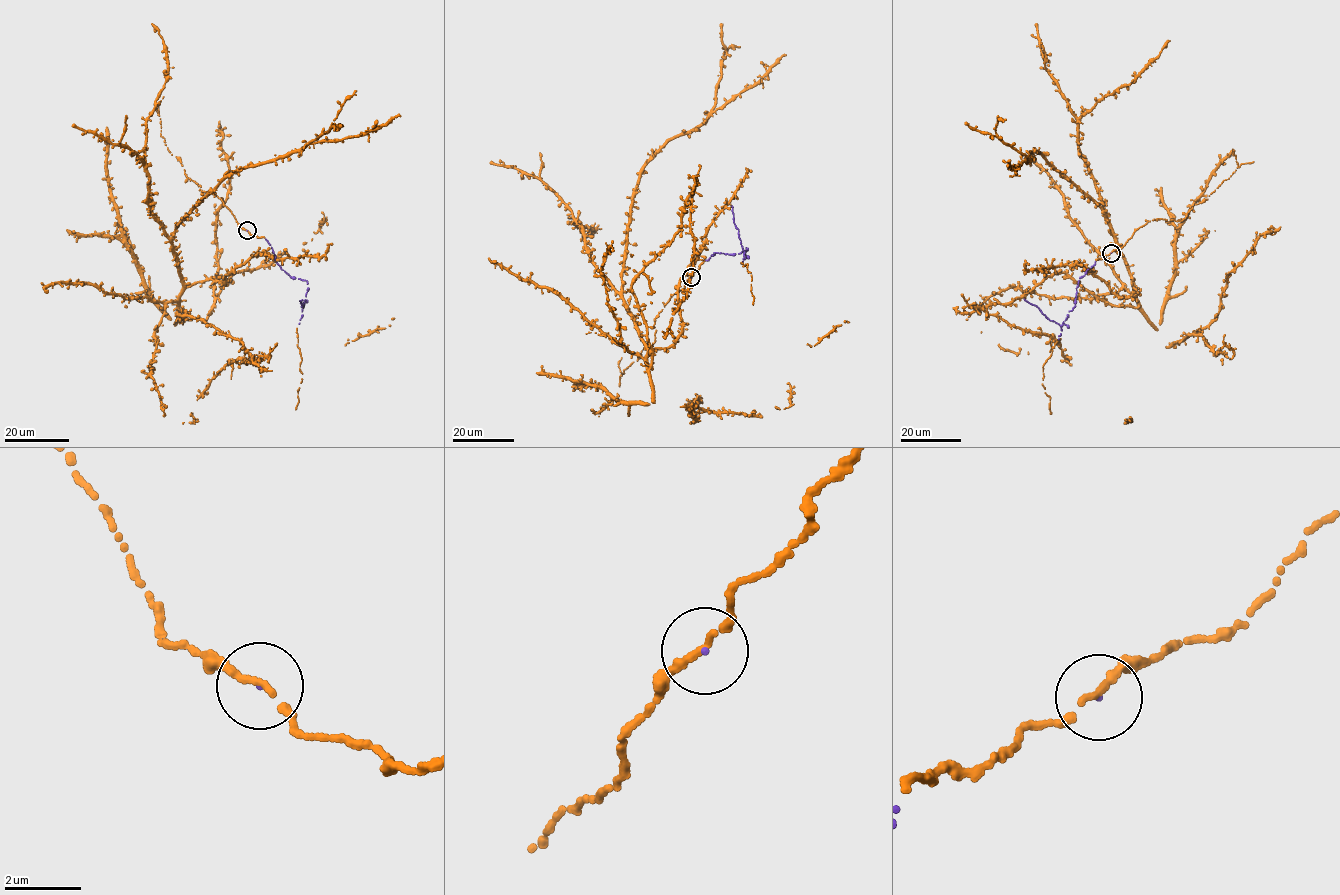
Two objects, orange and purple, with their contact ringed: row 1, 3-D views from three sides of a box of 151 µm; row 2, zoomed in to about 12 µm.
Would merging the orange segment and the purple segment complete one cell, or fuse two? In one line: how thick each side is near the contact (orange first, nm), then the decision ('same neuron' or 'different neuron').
170 nm thick on the orange side, 50 nm on the other; same neuron

